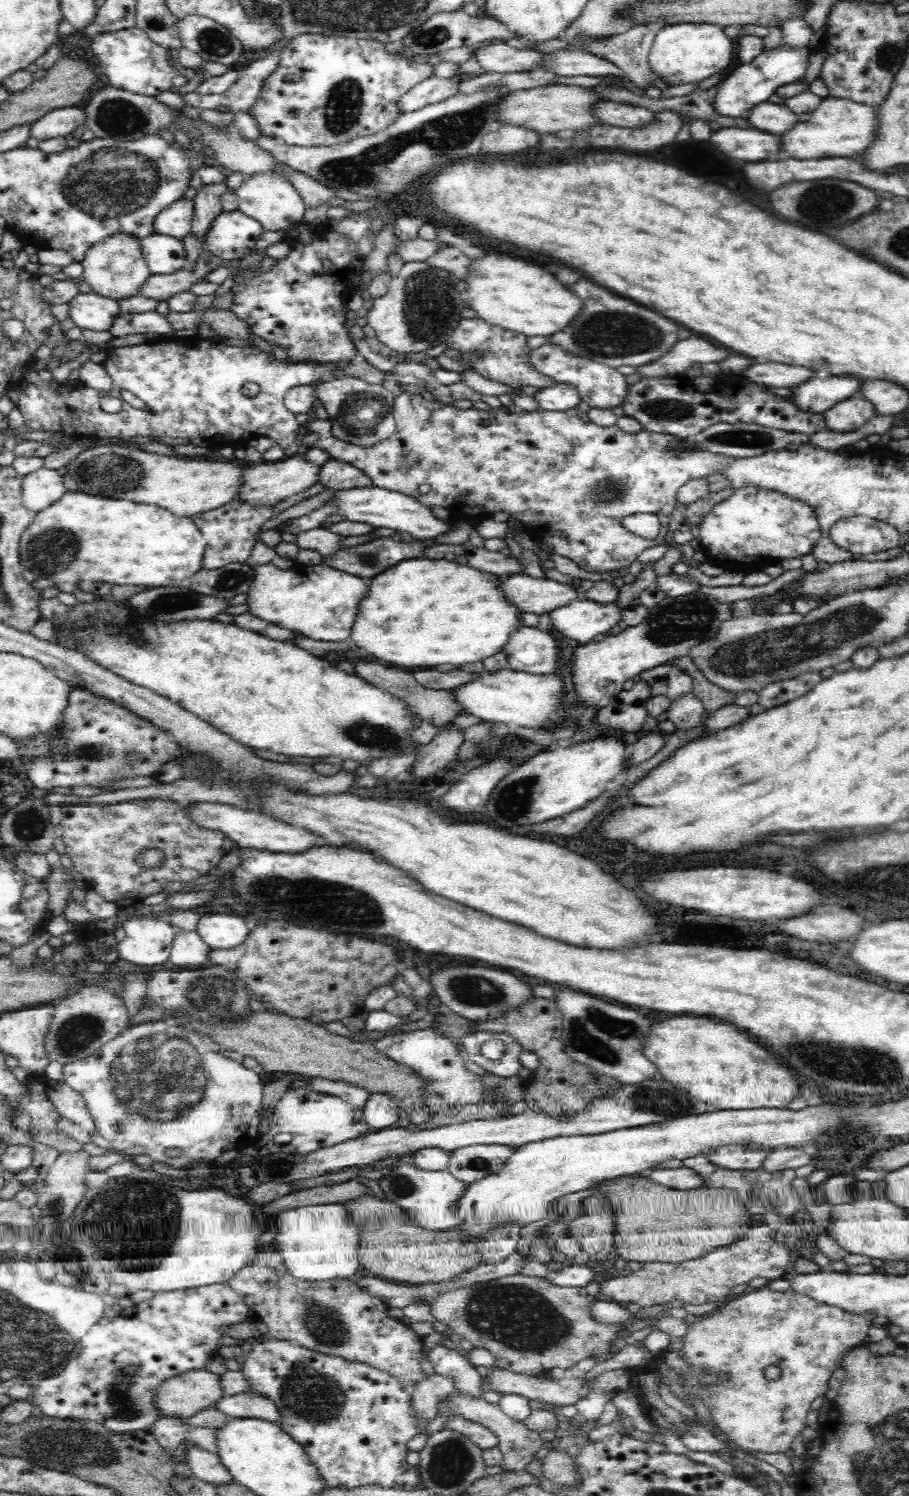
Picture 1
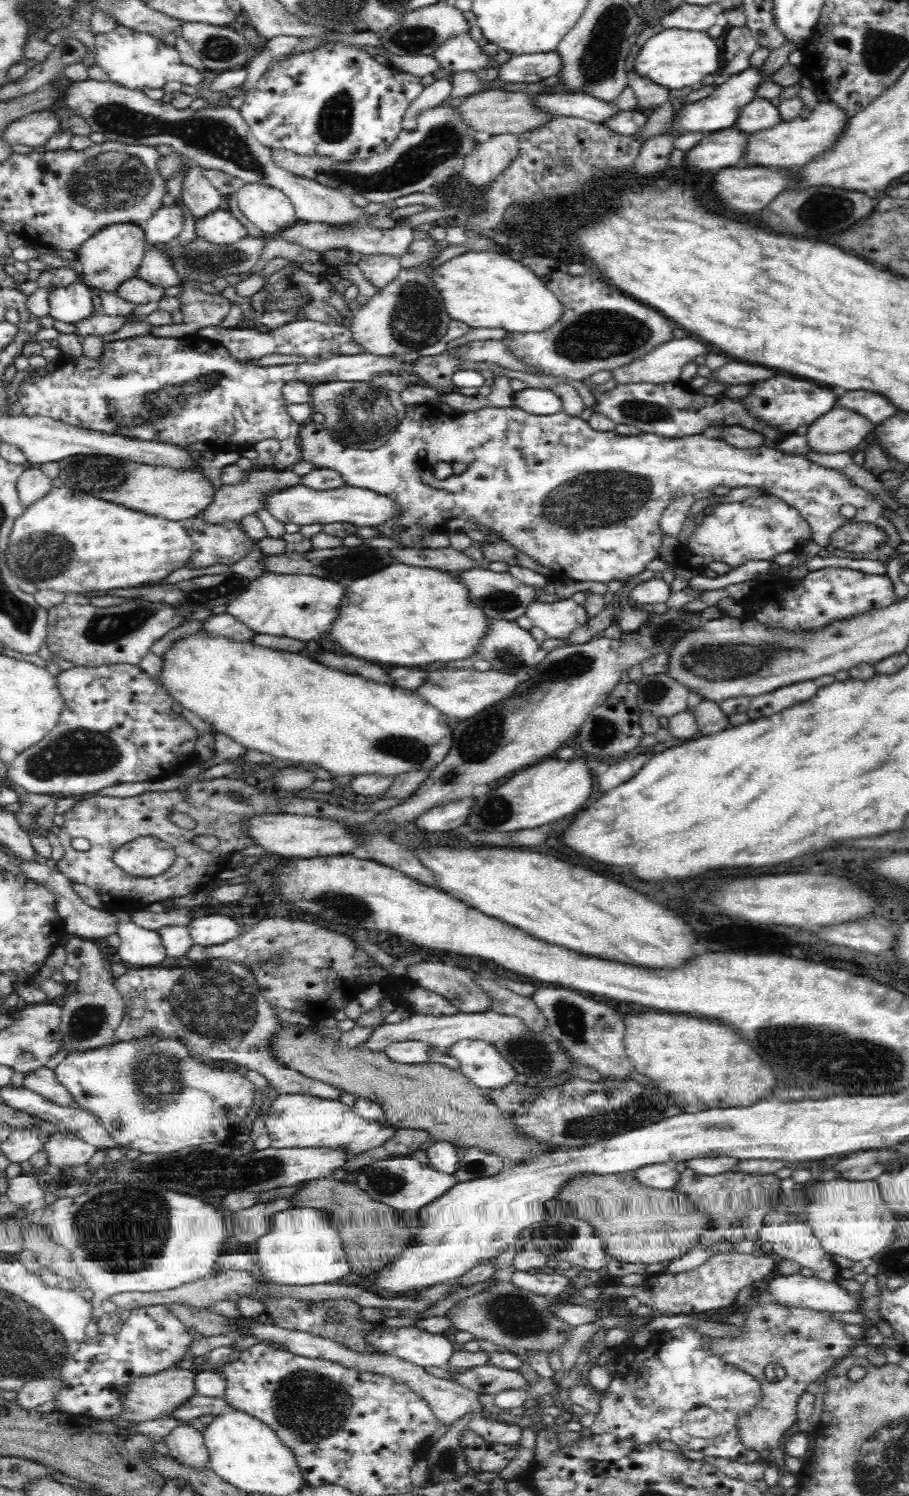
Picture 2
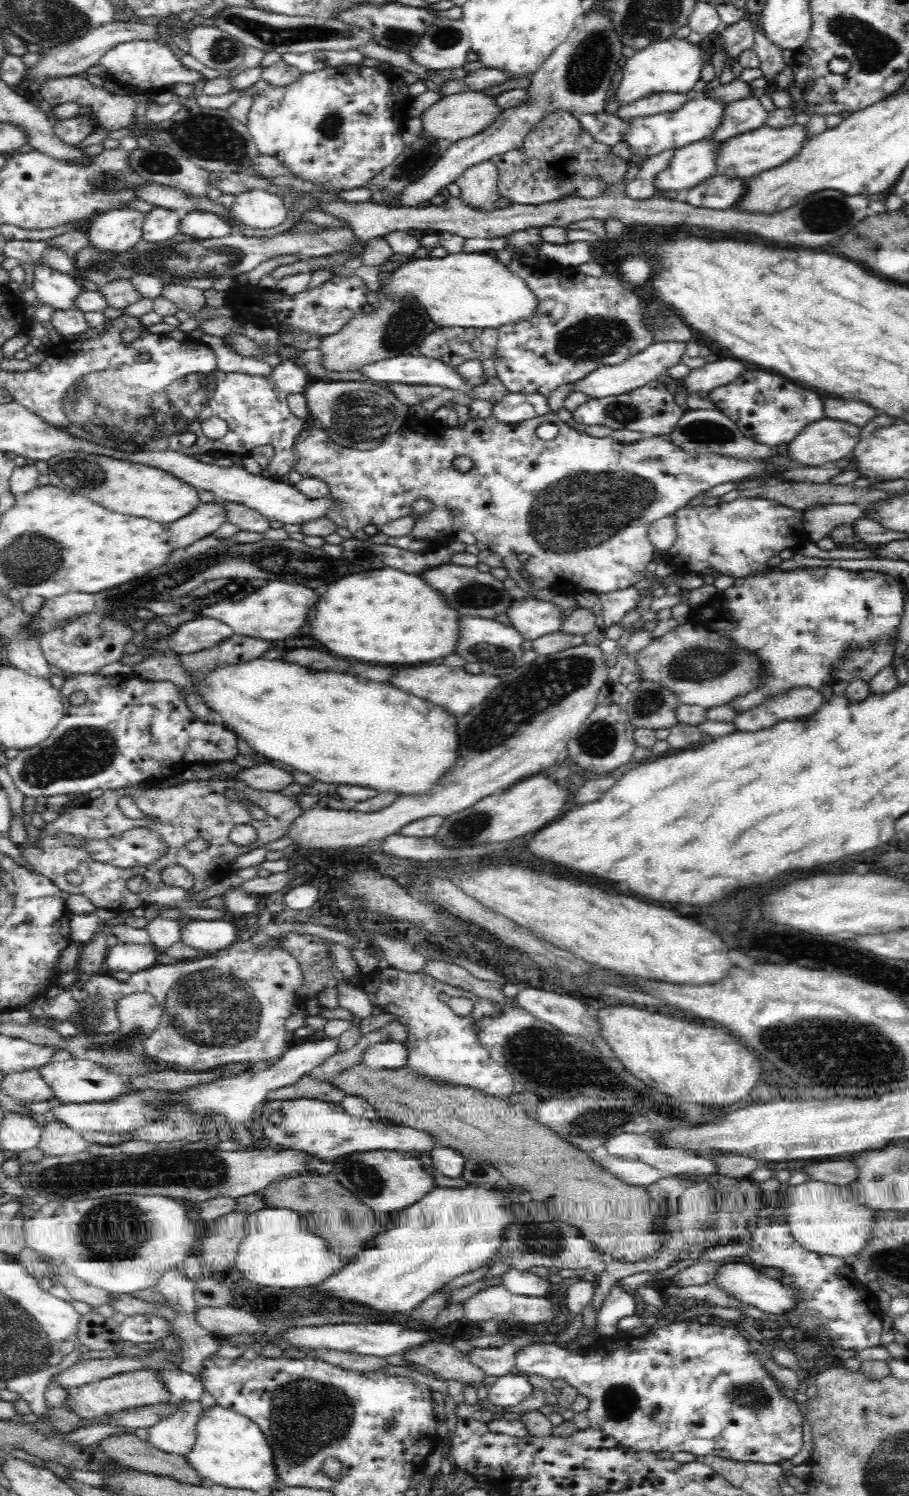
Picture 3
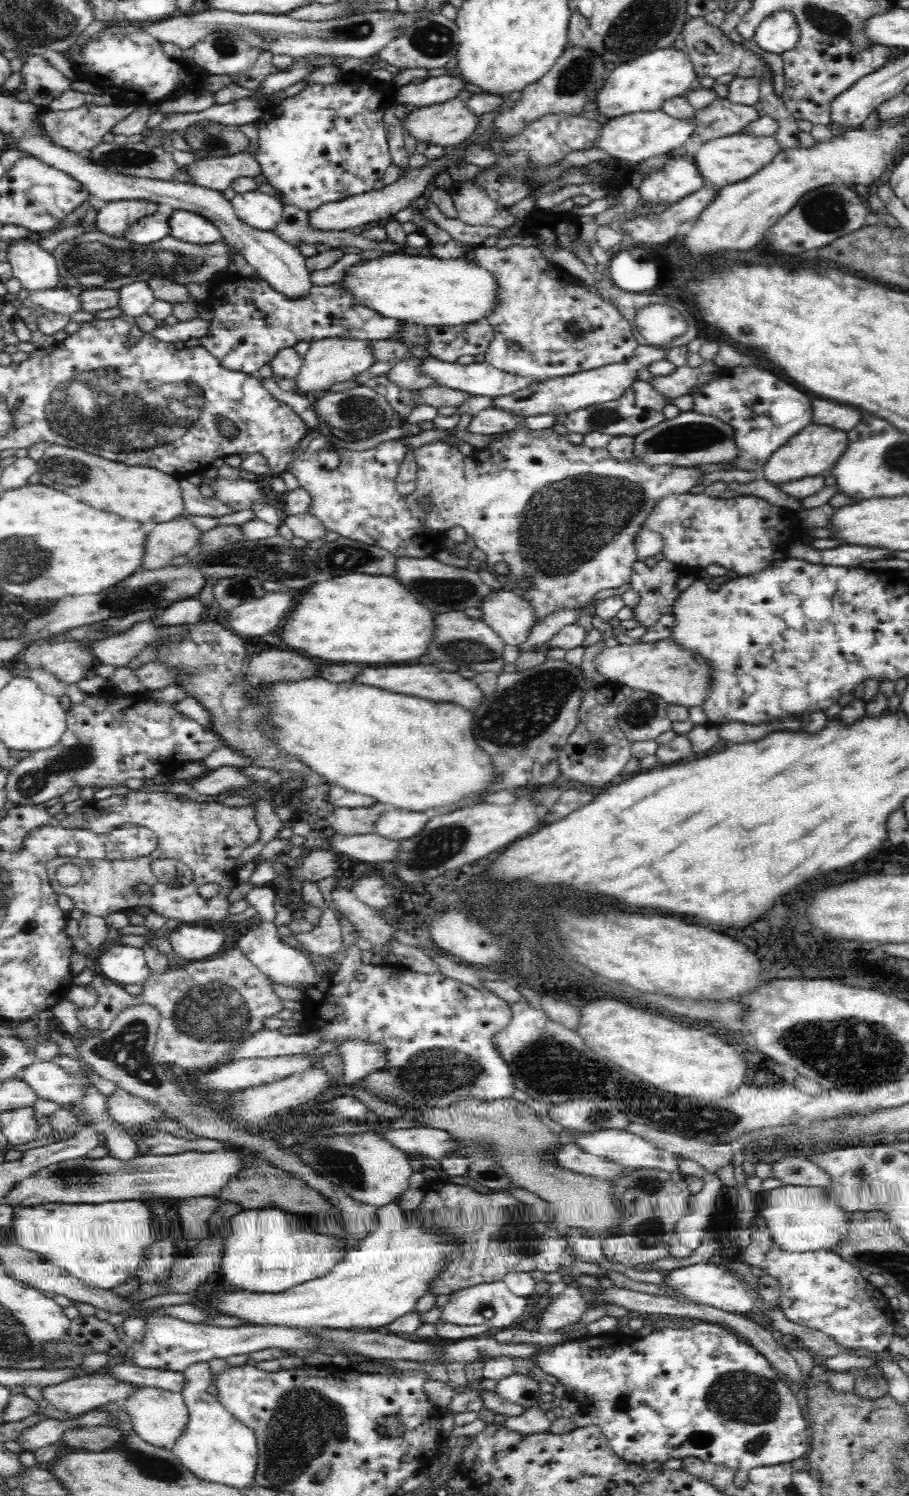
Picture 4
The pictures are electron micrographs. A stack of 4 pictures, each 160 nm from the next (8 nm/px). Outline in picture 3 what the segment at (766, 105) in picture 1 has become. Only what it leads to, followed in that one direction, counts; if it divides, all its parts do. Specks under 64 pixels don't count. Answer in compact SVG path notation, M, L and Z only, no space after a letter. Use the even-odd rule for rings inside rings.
M755 96L746 97L744 100L736 100L730 104L724 104L724 111L720 125L708 135L704 141L714 139L714 142L723 142L728 138L756 130L764 125L767 112L762 107L761 101Z

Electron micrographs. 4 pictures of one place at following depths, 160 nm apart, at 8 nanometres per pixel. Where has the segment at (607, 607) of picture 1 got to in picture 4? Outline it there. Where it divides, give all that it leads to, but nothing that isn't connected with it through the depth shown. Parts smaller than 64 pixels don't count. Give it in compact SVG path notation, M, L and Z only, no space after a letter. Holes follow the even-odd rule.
M494 588L474 607L480 611L478 619L488 625L505 646L518 647L527 641L534 609L516 593Z

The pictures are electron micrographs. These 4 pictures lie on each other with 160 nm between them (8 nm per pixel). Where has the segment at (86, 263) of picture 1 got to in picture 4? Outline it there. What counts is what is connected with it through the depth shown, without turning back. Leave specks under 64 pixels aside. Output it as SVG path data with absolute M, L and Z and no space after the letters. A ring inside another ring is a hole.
M111 201L100 205L96 218L97 230L112 237L123 239L128 228L140 218L158 212L158 205L149 201Z

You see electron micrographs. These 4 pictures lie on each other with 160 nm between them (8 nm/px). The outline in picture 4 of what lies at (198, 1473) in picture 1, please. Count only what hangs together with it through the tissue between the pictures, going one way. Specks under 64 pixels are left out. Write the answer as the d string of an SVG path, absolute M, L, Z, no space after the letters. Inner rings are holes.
M140 1387L120 1403L122 1412L126 1412L132 1428L142 1440L154 1446L161 1446L172 1450L176 1438L184 1433L186 1423L189 1422L188 1410L182 1395L178 1392L163 1391L161 1388Z

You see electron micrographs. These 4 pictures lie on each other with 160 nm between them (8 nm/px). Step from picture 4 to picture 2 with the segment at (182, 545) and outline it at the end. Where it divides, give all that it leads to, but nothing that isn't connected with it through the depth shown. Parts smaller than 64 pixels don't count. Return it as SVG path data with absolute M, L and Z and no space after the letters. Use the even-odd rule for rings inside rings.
M256 467L246 472L246 480L239 485L222 485L220 490L212 496L213 500L208 504L208 507L196 517L200 517L204 523L208 525L221 525L226 522L237 522L244 516L252 514L258 508L264 508L264 498L276 490L288 488L288 486L300 485L301 476L294 473L291 469L286 469L282 472L276 472L271 468Z

